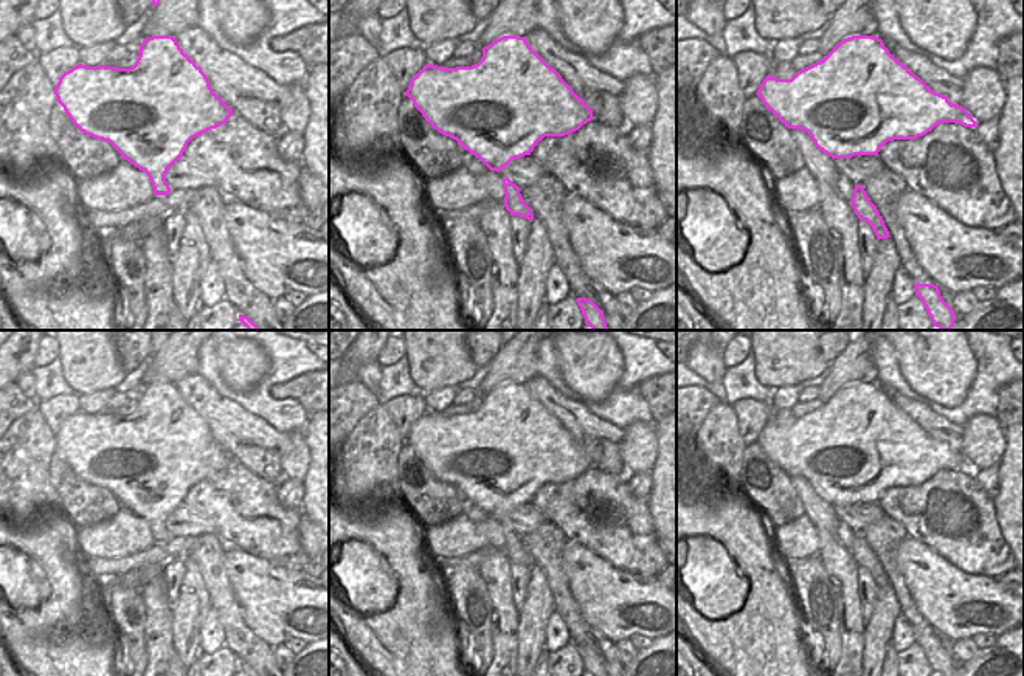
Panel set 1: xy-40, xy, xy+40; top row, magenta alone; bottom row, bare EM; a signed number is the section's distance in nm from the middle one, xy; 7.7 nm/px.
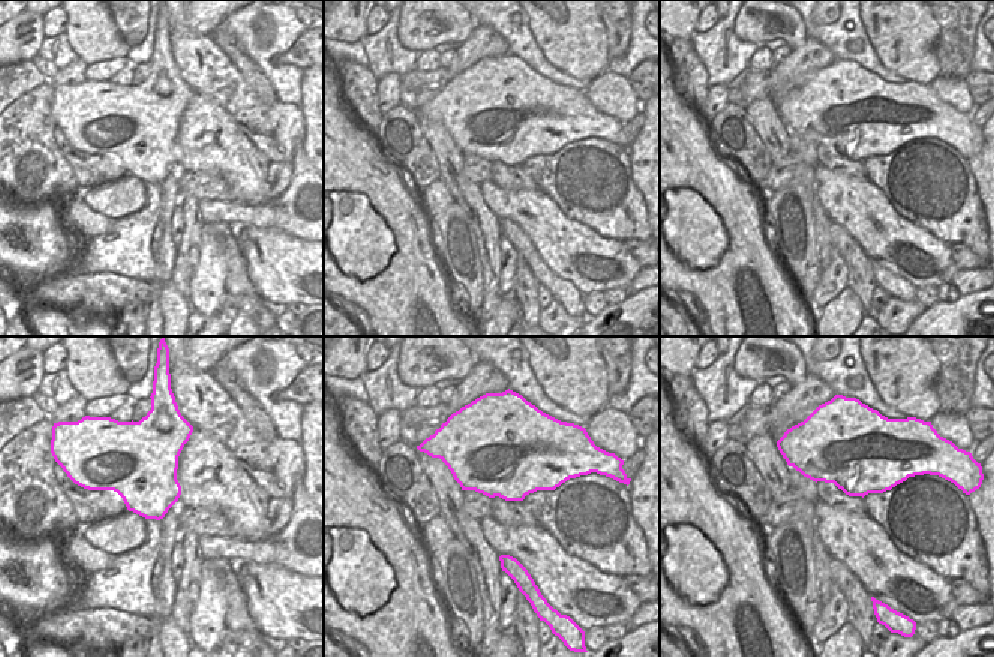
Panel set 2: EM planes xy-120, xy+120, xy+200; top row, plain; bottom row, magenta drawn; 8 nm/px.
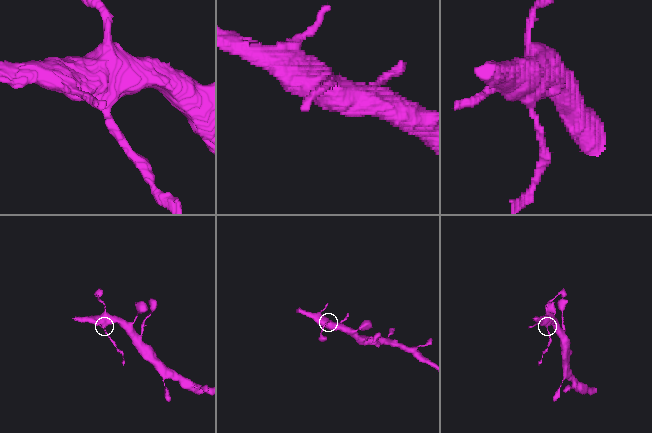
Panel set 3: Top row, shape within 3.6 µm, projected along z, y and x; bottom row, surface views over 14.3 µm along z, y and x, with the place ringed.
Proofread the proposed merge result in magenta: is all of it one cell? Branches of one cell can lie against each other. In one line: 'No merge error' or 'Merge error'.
Merge error.

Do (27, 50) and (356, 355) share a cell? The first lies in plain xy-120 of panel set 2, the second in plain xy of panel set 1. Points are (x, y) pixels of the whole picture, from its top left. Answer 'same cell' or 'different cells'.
same cell

